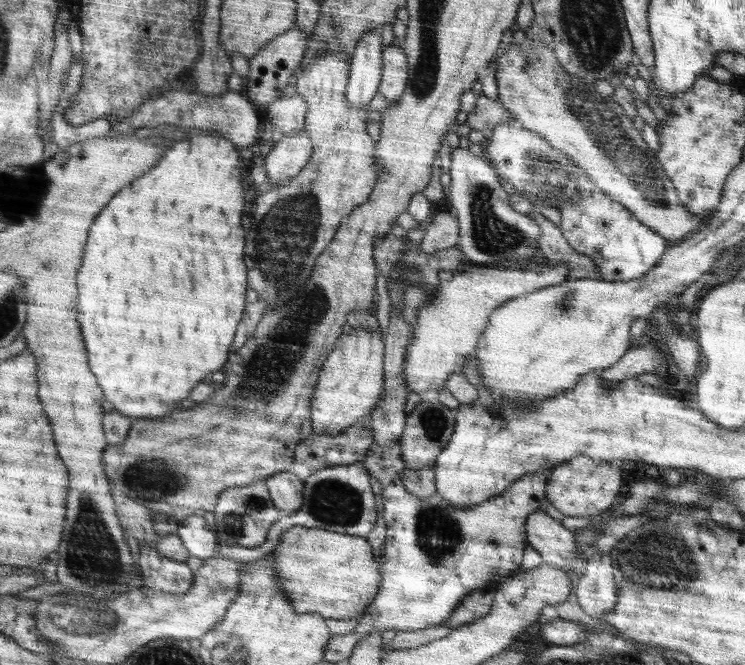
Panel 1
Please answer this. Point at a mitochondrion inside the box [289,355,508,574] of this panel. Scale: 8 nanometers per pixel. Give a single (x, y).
(438, 533)

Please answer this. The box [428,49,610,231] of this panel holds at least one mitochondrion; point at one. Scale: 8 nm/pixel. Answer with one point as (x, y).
(554, 180)

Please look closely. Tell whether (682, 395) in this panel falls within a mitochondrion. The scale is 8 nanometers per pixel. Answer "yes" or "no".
no

